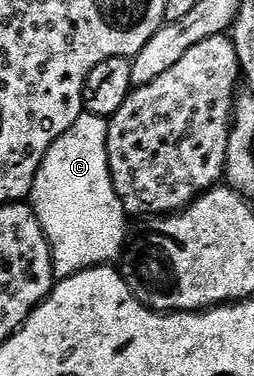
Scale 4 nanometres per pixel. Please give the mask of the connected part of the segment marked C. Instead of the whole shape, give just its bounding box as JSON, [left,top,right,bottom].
[30,116,126,281]

